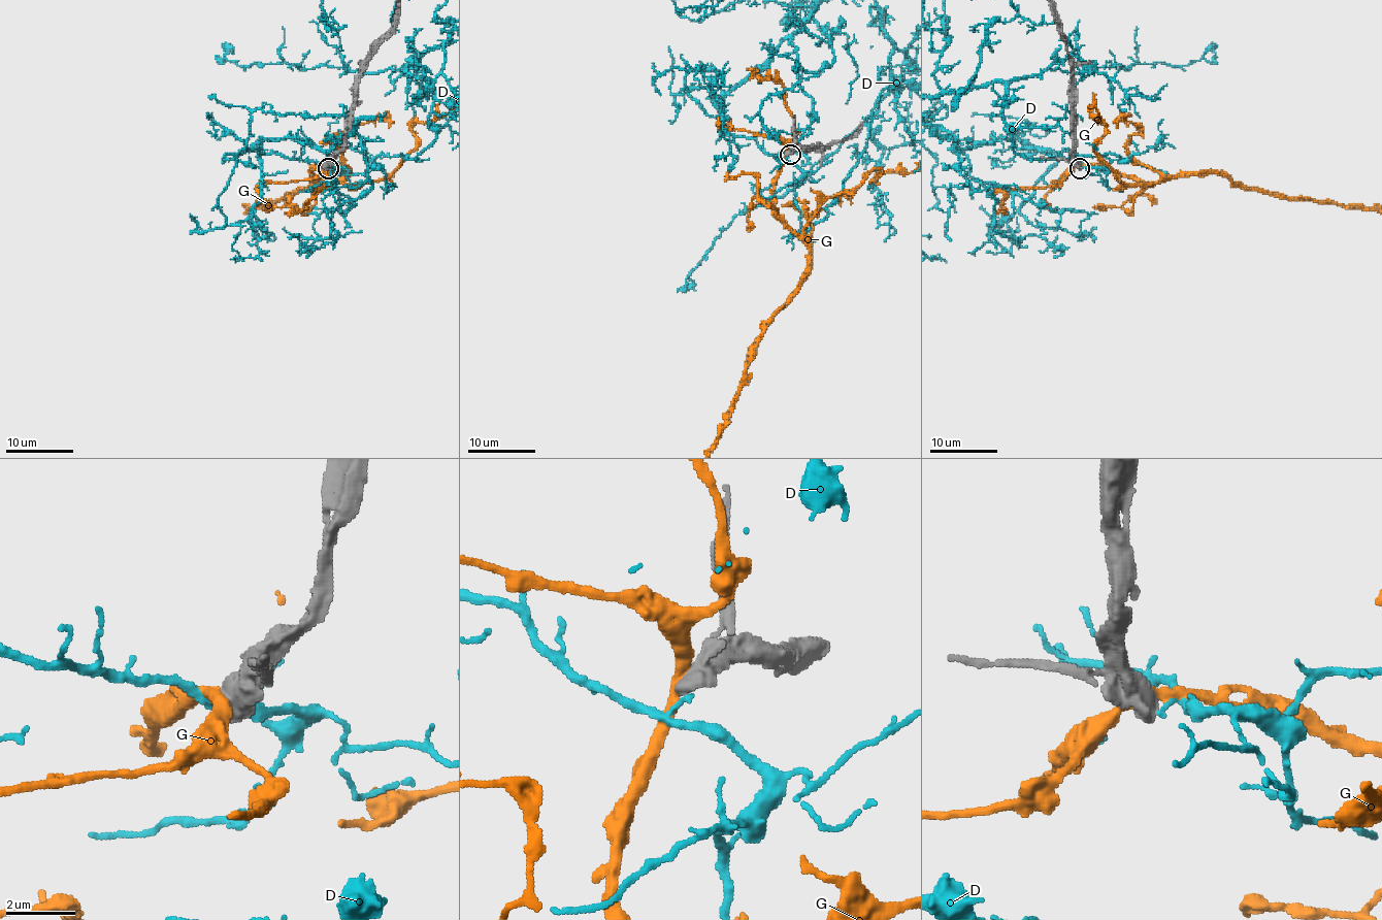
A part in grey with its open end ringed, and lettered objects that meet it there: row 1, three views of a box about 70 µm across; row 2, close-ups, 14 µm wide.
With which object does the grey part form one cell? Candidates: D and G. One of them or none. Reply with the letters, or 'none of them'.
none of them

